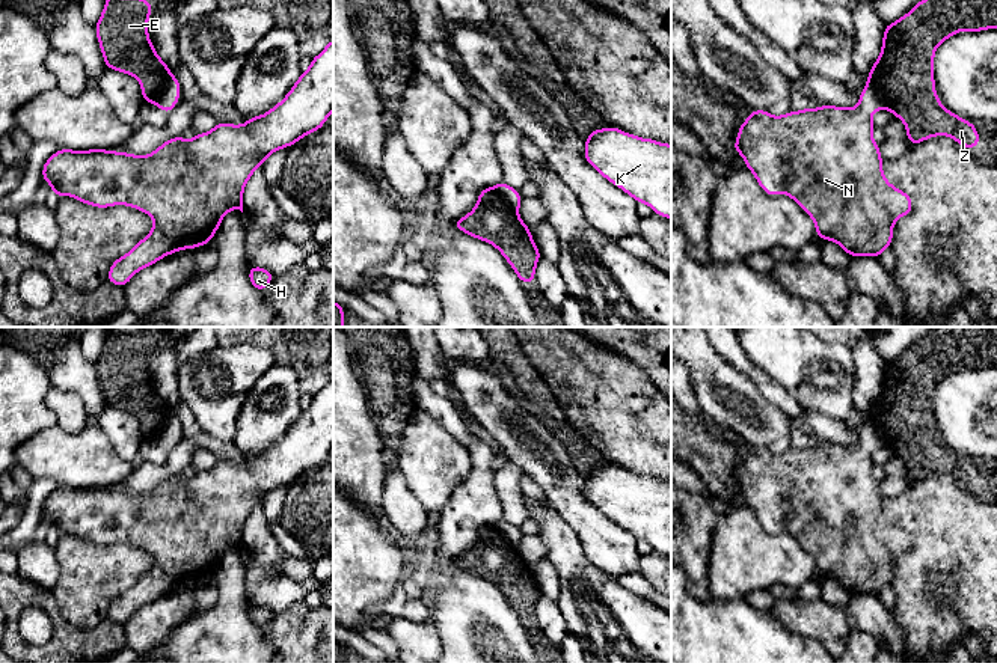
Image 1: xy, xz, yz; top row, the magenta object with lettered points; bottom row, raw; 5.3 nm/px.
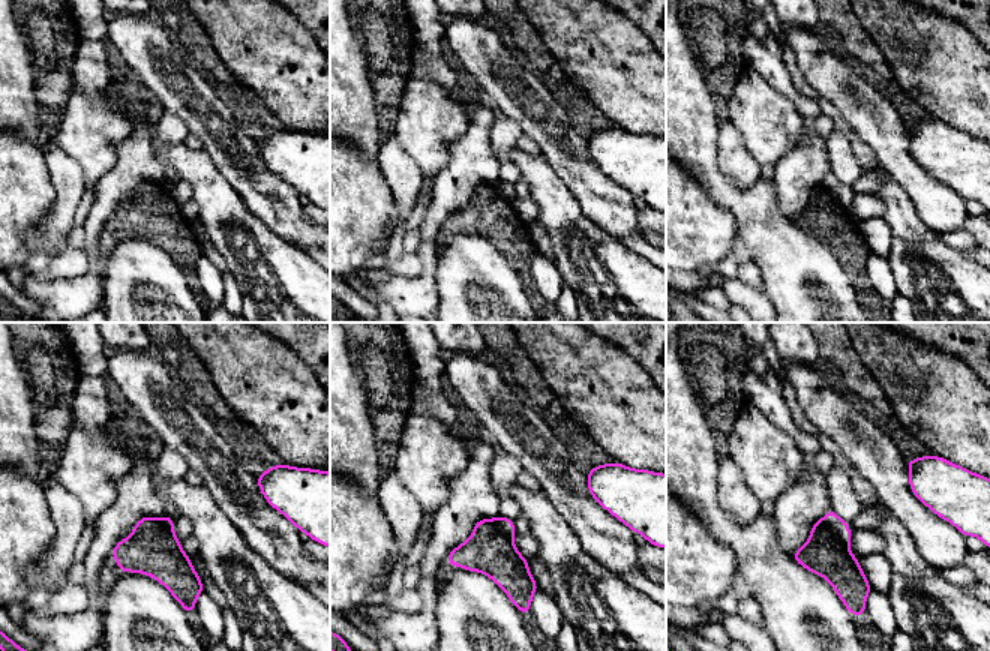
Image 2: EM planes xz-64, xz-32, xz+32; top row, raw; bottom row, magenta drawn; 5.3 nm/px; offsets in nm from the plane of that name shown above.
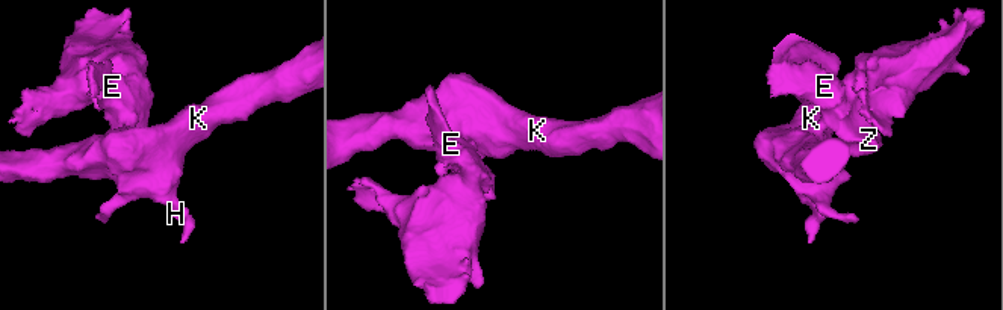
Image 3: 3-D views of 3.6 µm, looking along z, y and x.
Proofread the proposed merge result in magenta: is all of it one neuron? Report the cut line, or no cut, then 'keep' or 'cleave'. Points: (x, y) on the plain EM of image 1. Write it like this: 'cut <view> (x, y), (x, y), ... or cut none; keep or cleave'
cut yz (868, 418), (884, 445); cleave

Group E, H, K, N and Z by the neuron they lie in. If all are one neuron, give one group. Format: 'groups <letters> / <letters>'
groups E Z / H K N

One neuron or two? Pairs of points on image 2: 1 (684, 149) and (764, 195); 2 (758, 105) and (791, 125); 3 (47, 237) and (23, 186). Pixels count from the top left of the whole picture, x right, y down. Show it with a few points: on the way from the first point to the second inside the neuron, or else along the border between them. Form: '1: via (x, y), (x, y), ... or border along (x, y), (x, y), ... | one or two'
1: via (704, 168), (731, 195), (744, 195) | one
2: via (765, 113), (774, 122), (783, 122) | one
3: border along (53, 188), (53, 206), (26, 234), (29, 254) | two

